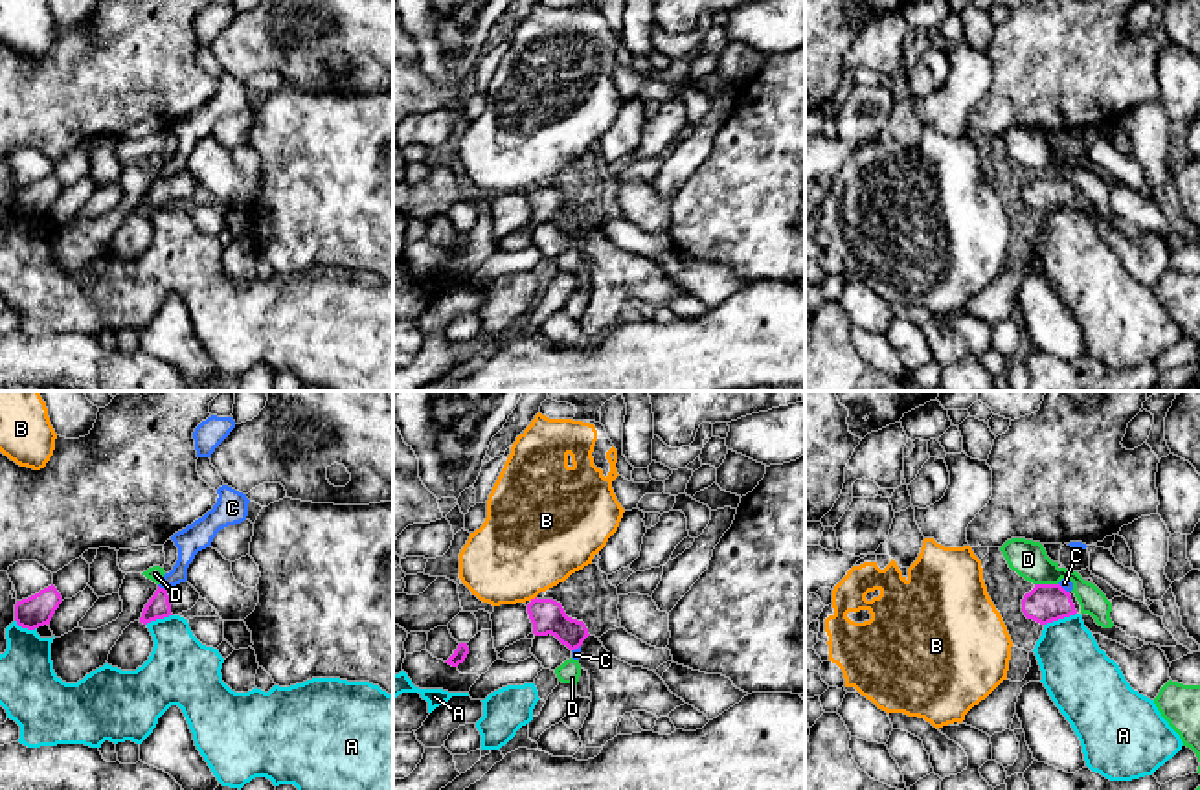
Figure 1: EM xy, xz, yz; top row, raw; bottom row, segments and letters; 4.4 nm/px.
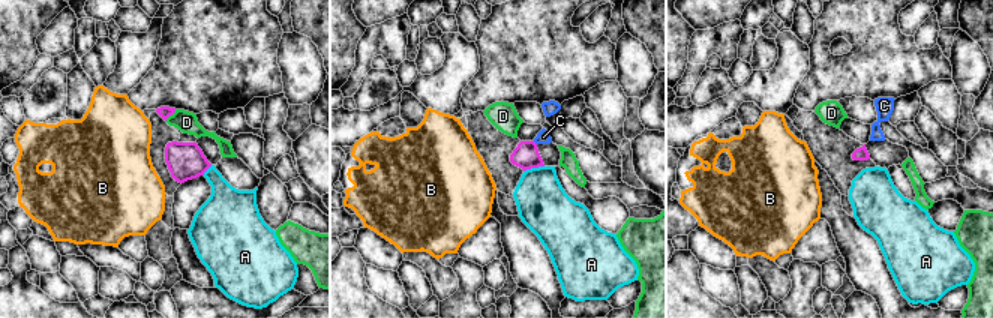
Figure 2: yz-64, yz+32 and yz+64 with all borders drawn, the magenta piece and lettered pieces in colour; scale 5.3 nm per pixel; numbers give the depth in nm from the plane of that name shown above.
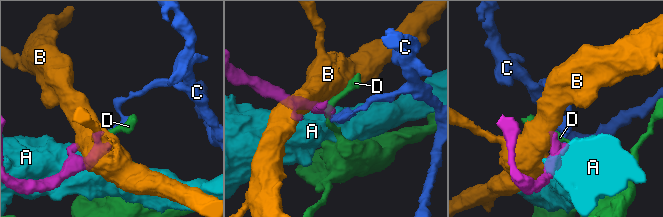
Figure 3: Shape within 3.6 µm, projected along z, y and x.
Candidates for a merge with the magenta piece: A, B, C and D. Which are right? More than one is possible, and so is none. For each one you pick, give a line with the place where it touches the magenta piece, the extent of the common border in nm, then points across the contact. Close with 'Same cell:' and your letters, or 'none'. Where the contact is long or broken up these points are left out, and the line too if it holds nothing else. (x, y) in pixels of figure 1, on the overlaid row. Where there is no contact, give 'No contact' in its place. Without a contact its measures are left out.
Same cell: none

